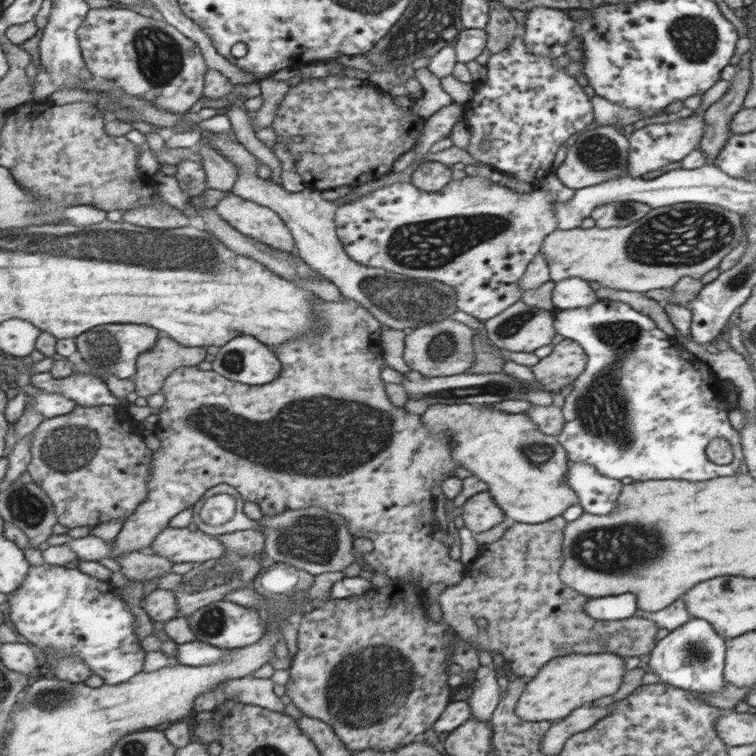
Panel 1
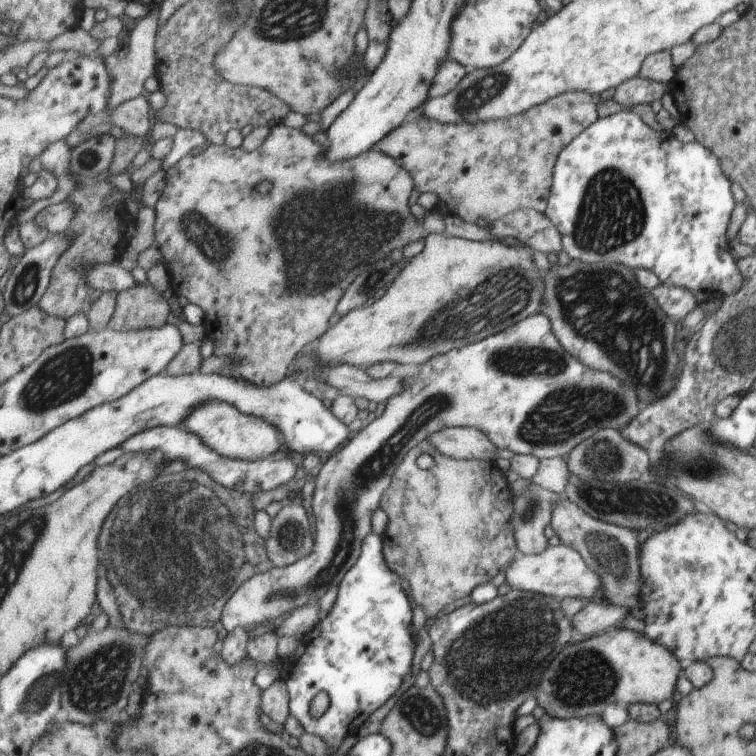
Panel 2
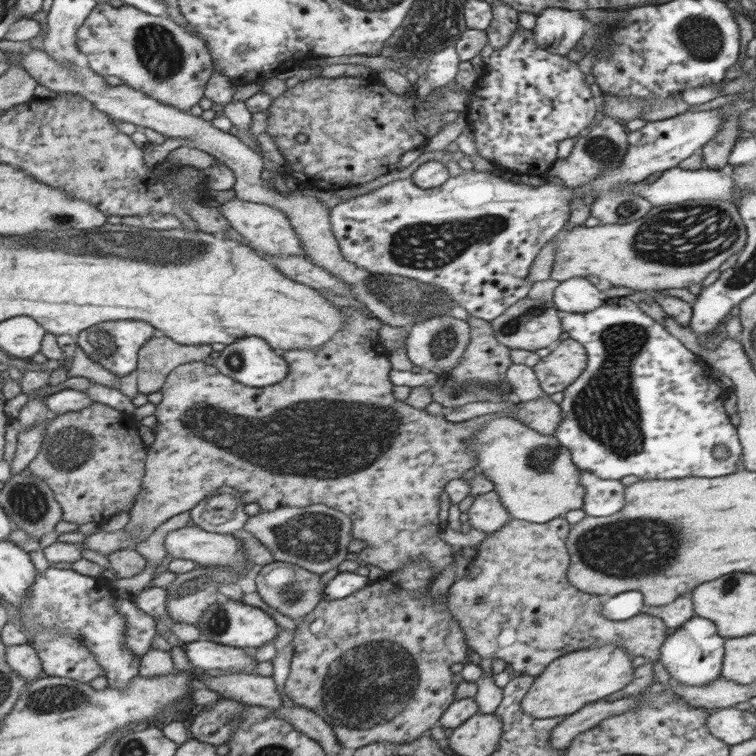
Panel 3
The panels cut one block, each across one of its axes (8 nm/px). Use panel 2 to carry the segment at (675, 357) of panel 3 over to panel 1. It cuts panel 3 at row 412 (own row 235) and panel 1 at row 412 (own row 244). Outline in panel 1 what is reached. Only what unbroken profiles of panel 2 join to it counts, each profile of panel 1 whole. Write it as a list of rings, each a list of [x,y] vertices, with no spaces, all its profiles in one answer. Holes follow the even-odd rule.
[[[603,299],[595,301],[592,305],[555,311],[555,330],[559,336],[565,339],[571,339],[582,346],[583,353],[586,354],[586,367],[573,384],[568,387],[568,392],[564,395],[564,405],[561,410],[563,416],[563,429],[557,434],[559,444],[565,449],[569,456],[569,462],[584,462],[593,466],[595,472],[600,475],[620,481],[622,478],[632,478],[633,481],[643,480],[691,480],[691,482],[701,482],[701,480],[712,480],[717,476],[726,477],[737,474],[737,468],[743,460],[741,456],[741,447],[739,446],[739,435],[727,422],[727,412],[725,402],[721,403],[717,398],[721,396],[719,392],[725,387],[724,382],[717,380],[705,363],[699,362],[691,354],[683,352],[683,348],[669,336],[665,336],[651,318],[635,312],[629,305],[616,300]],[[711,438],[724,438],[730,444],[732,449],[732,460],[727,465],[717,466],[717,464],[706,459],[705,446]]]

